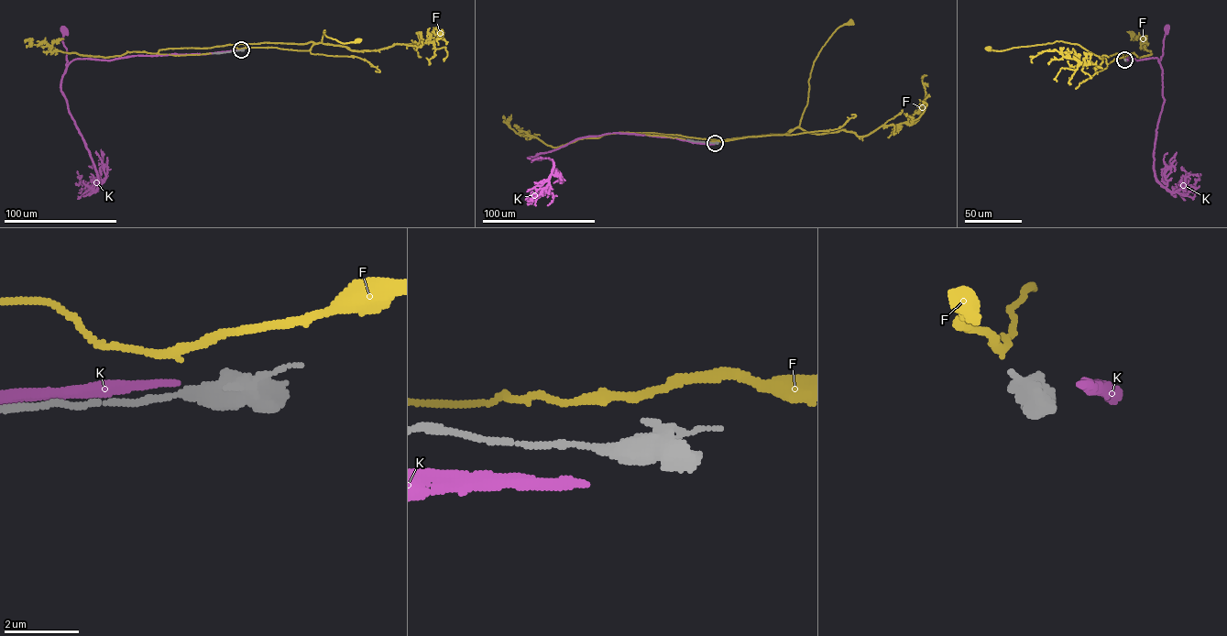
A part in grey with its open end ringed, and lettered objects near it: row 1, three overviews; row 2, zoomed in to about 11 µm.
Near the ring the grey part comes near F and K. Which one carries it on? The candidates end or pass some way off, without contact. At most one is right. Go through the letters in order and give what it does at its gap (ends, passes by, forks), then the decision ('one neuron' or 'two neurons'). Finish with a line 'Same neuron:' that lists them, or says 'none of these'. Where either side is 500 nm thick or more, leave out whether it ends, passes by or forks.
F: one neuron
K: two neurons
Same neuron: F

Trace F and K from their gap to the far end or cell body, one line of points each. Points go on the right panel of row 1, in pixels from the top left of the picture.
F: (1124, 59), (1114, 59), (1107, 64), (1104, 58), (1076, 44), (1061, 41), (1002, 50), (988, 49)
K: (1126, 60), (1129, 57), (1137, 60), (1155, 58), (1160, 65), (1166, 28)

